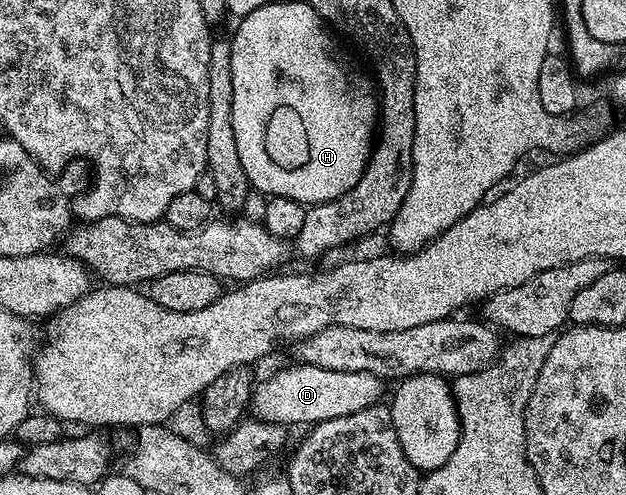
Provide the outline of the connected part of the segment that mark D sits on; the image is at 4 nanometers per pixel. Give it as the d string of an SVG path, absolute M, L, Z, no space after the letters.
M292 364L289 370L280 370L277 374L269 376L265 382L255 383L250 410L259 421L272 422L275 426L293 428L299 422L315 424L334 420L338 416L350 416L354 412L362 412L367 406L377 405L384 394L385 383L381 379L375 378L370 372L330 372L326 368L317 366L306 366L303 364Z

